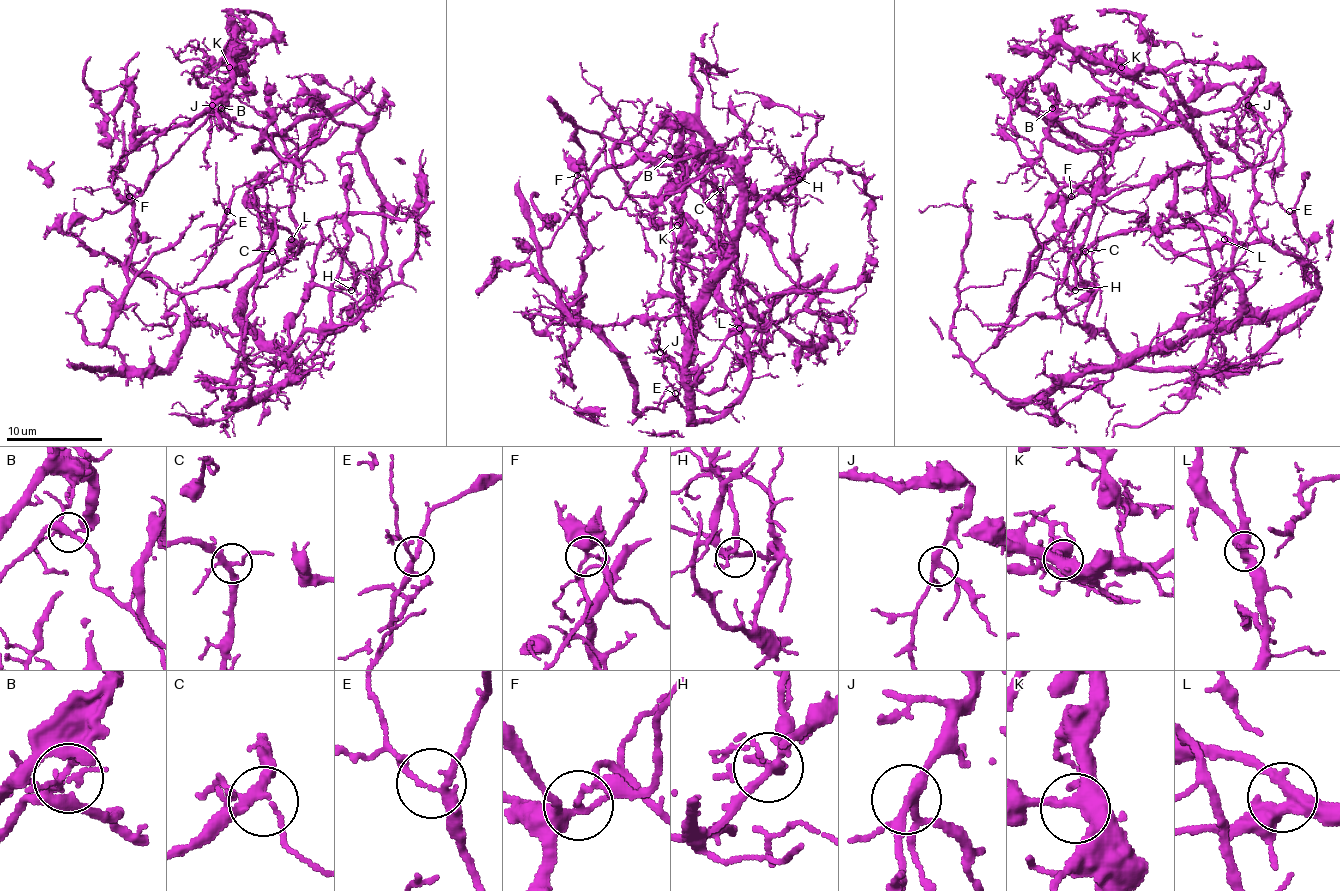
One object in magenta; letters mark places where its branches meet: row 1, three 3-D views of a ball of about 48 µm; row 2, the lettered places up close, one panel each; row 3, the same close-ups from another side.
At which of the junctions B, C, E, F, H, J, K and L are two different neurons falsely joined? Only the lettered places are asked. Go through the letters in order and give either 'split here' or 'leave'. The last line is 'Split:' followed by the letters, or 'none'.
B: split here
C: leave
E: leave
F: split here
H: leave
J: leave
K: leave
L: leave
Split: B, F

